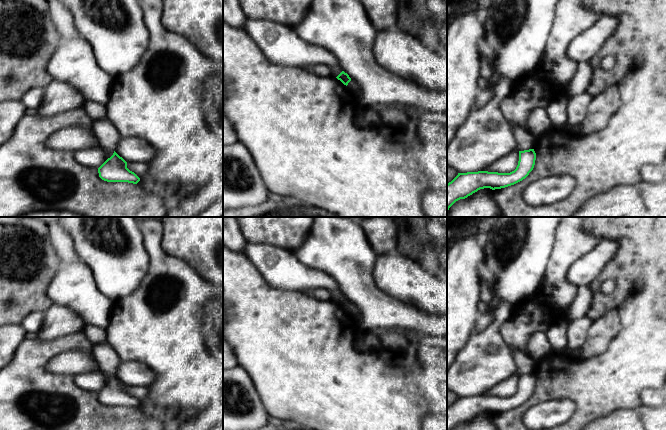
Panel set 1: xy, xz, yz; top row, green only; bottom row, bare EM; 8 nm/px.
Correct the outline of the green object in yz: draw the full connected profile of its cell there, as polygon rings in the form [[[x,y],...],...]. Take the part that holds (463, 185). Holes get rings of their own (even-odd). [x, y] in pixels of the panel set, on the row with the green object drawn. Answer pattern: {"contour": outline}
{"contour": [[[534,149],[519,151],[516,169],[510,173],[488,171],[458,173],[447,184],[447,210],[458,200],[465,199],[480,189],[492,190],[514,185],[525,179],[533,170],[536,160]]]}

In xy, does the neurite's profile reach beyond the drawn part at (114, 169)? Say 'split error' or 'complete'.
complete

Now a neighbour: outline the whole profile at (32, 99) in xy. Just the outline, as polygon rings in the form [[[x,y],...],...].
[[[33,88],[27,91],[21,101],[28,109],[37,109],[44,97],[44,88]]]

